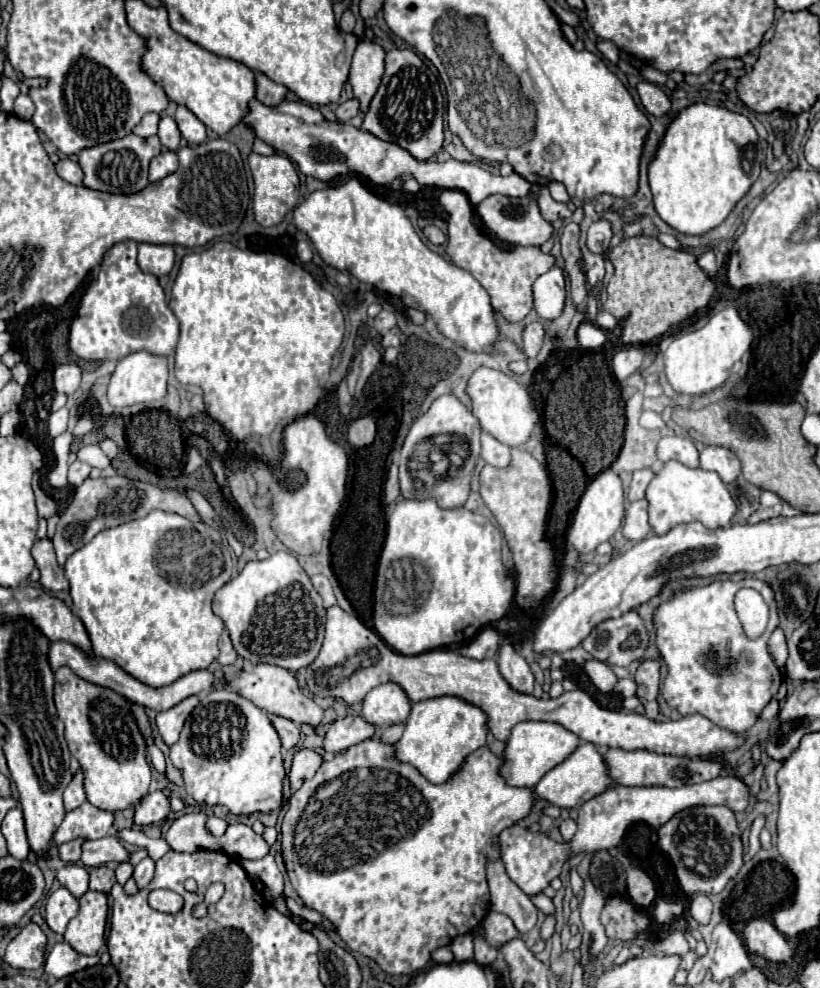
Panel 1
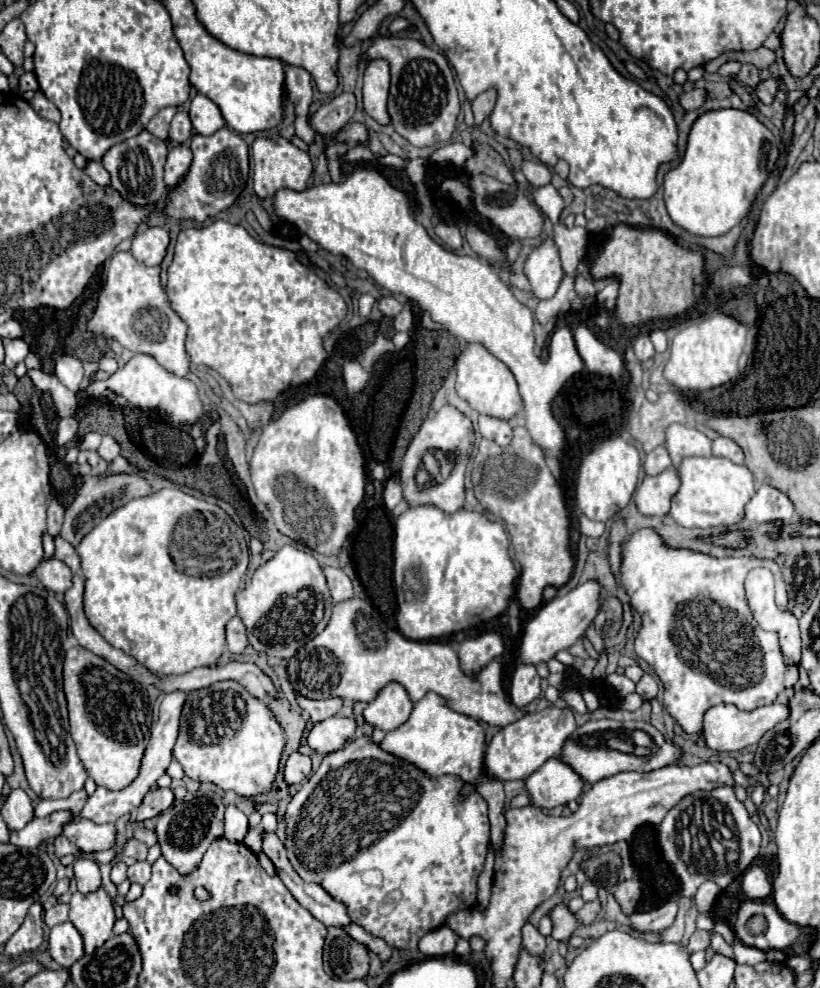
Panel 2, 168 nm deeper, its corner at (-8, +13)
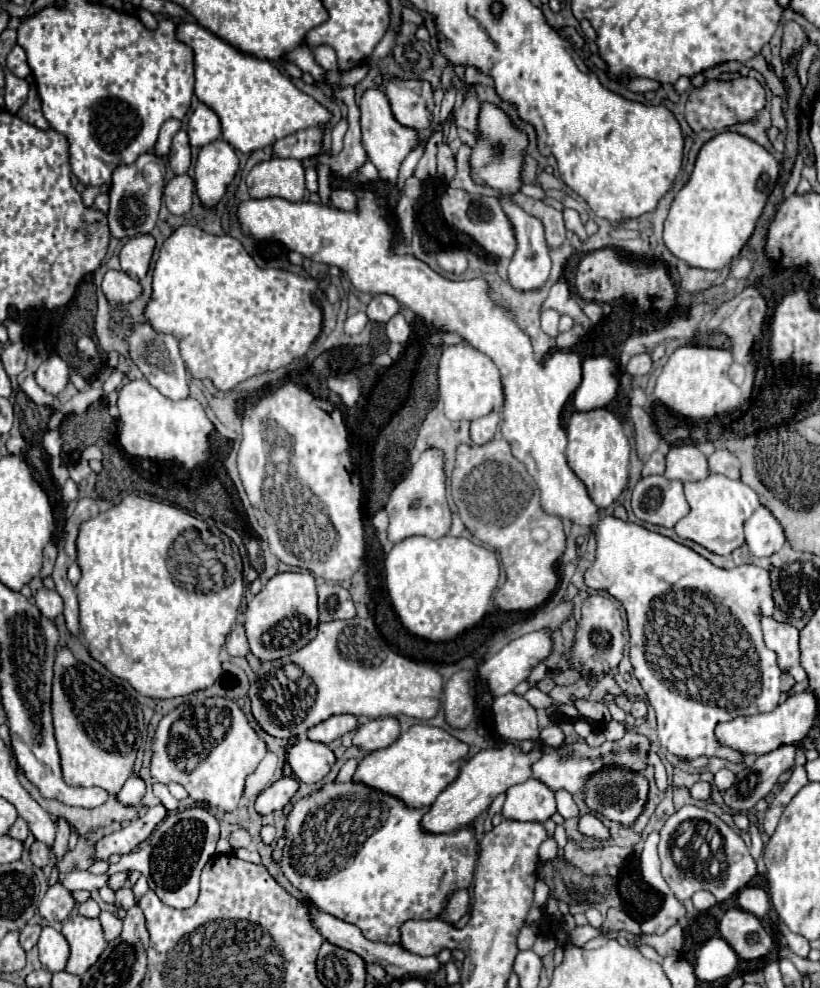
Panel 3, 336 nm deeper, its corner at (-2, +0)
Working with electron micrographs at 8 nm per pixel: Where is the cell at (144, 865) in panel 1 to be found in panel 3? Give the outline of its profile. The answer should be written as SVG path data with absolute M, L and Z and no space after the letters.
M120 888L116 892L116 906L122 906L122 908L130 908L134 906L136 900L134 900L134 892L132 888Z

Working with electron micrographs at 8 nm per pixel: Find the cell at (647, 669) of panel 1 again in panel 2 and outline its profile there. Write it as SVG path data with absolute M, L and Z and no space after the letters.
M646 673L646 675L636 683L636 693L638 693L644 701L654 699L654 697L656 697L656 693L658 693L656 679L654 679L650 673Z

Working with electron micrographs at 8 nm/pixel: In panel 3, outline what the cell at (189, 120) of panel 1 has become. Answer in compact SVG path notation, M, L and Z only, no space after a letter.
M198 104L188 120L188 136L190 146L202 148L214 140L220 138L220 120L214 110L210 110L206 104Z

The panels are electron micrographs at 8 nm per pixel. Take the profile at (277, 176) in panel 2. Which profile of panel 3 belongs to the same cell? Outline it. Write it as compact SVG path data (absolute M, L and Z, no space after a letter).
M270 158L250 170L246 184L256 200L278 196L288 202L300 202L306 192L304 166L296 158Z

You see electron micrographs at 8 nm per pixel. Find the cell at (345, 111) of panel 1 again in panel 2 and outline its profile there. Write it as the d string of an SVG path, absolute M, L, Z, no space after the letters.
M340 93L336 95L330 103L322 105L312 117L310 117L310 125L312 129L322 135L322 137L332 137L336 135L352 117L356 109L356 99L354 95L346 95Z

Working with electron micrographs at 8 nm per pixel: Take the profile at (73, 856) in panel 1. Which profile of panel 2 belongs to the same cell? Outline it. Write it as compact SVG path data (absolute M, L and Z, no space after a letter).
M58 835L56 839L54 839L54 855L56 857L64 857L64 855L72 855L72 853L76 853L78 849L66 839L66 837L62 837L62 835Z

